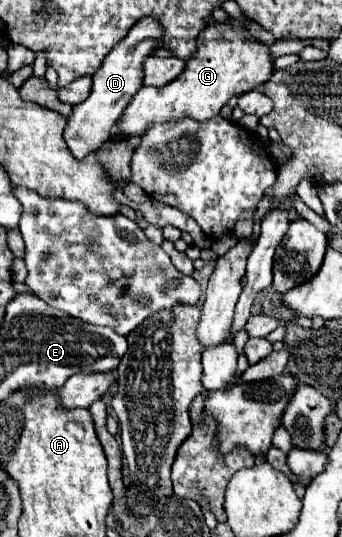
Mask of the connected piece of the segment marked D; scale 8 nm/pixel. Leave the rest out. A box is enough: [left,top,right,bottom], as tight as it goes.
[65,16,163,160]

